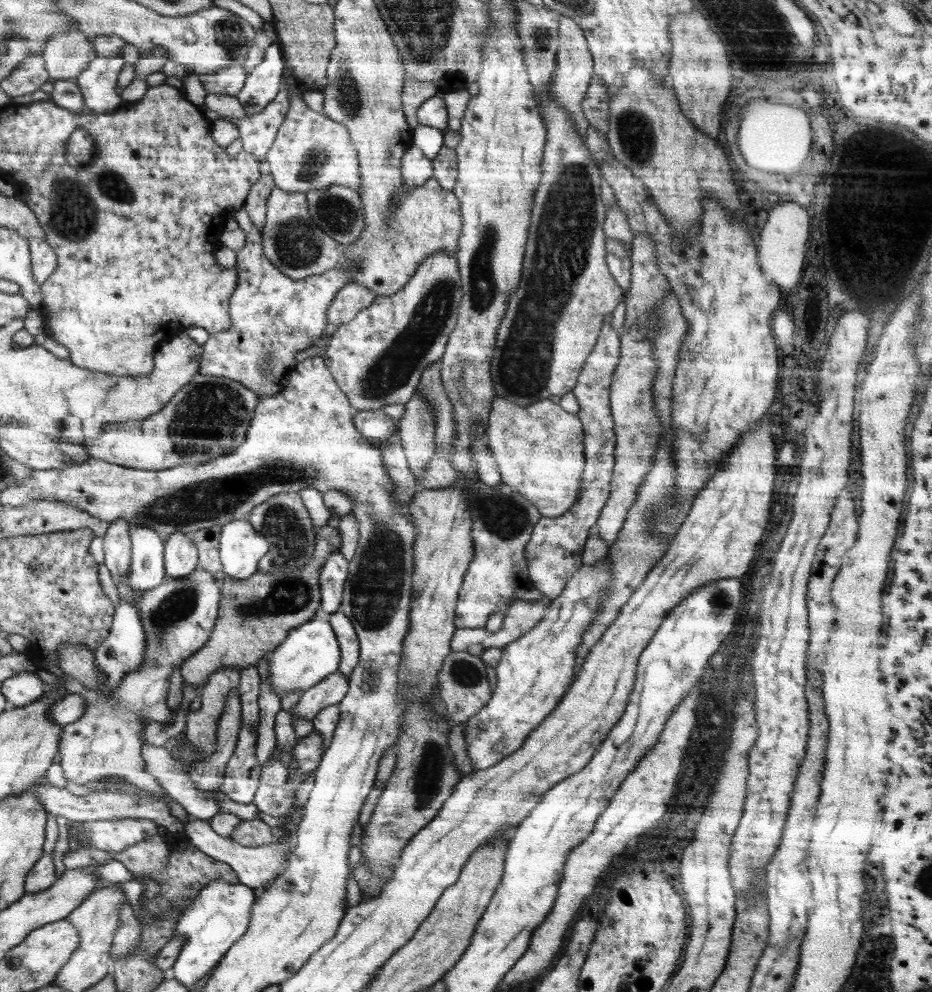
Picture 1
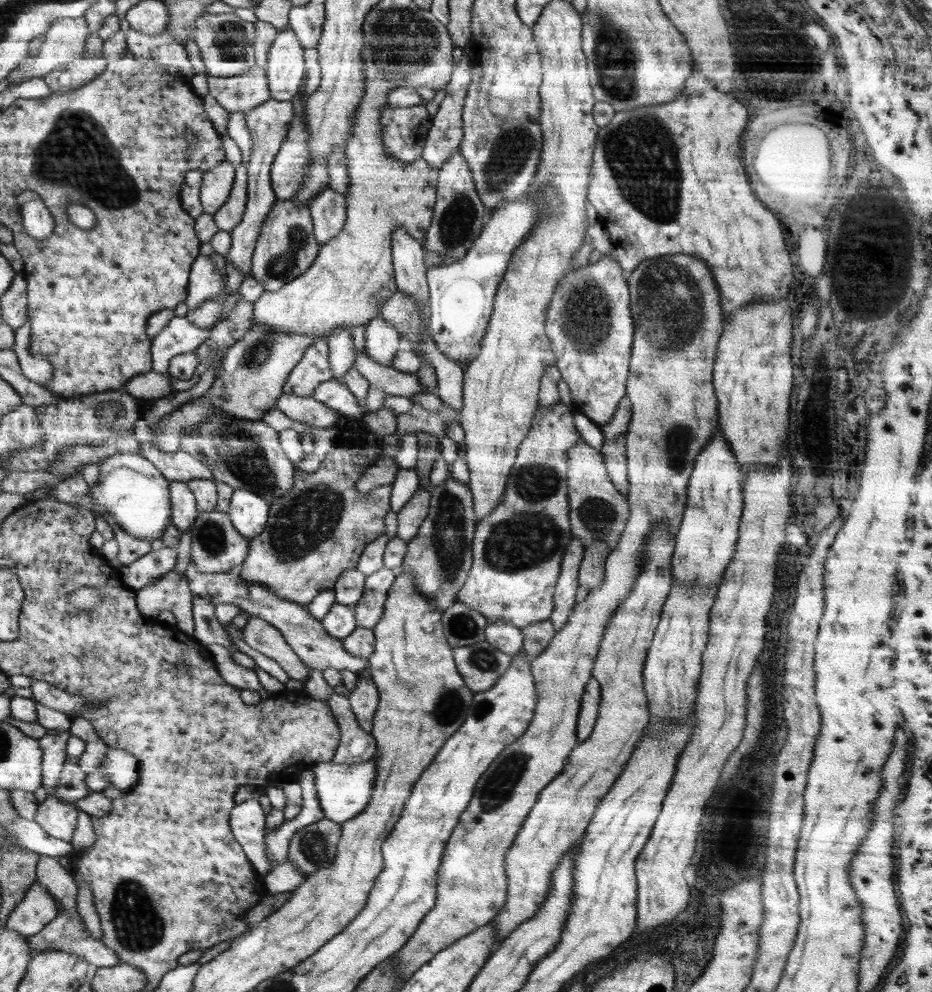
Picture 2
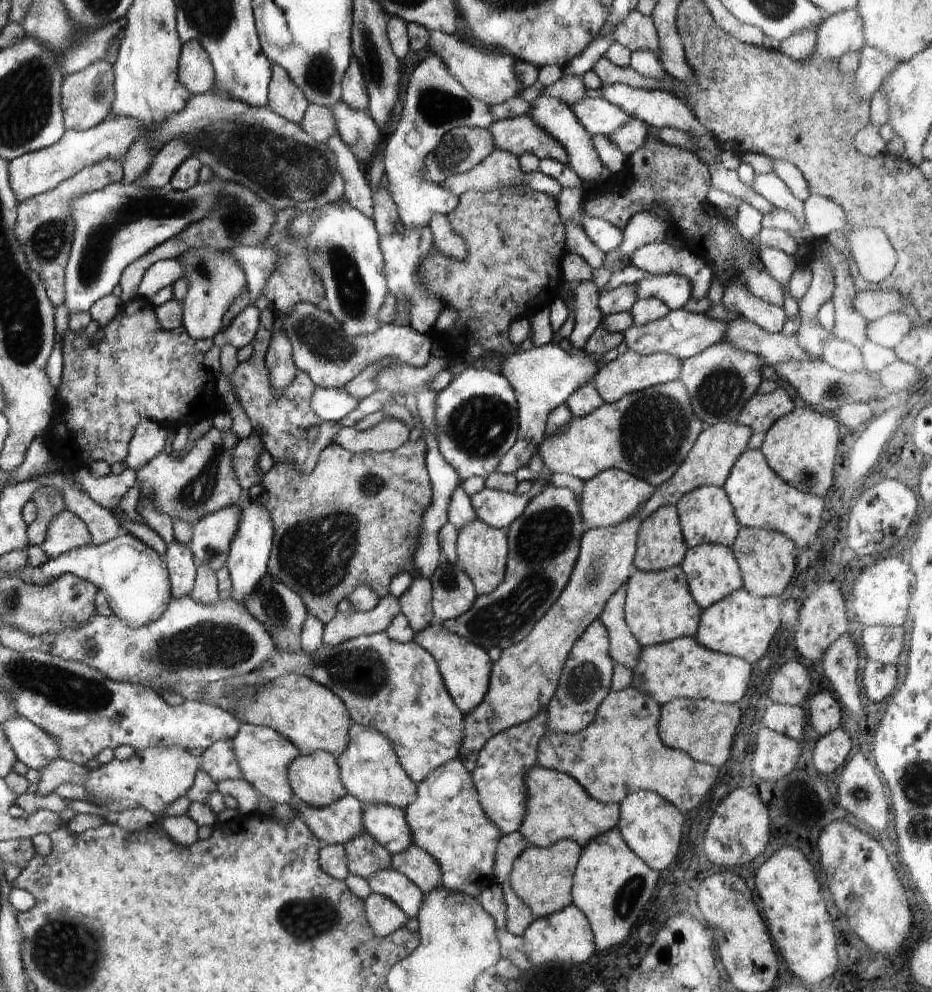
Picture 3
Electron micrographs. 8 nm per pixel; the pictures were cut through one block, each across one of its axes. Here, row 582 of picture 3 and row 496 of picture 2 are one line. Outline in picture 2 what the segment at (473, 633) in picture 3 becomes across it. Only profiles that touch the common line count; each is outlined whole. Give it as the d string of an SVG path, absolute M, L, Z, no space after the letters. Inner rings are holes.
M562 402L551 407L538 407L528 434L517 448L517 457L500 501L490 514L476 523L472 543L473 563L467 579L459 588L457 600L477 610L487 622L505 620L523 629L532 623L549 619L554 610L553 594L562 557L568 543L574 538L569 523L566 451L582 441L582 437L574 426L573 413Z

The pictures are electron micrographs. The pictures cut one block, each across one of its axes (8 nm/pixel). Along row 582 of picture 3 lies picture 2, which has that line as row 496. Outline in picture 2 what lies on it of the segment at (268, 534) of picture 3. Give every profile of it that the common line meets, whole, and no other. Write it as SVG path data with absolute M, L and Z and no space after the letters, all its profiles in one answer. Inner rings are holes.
M234 489L227 515L238 534L251 541L264 530L270 505L255 492Z

